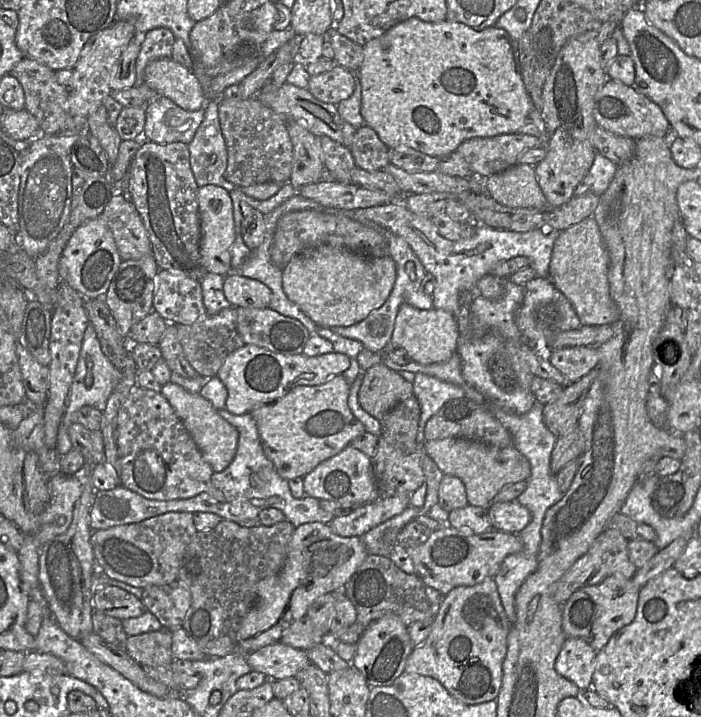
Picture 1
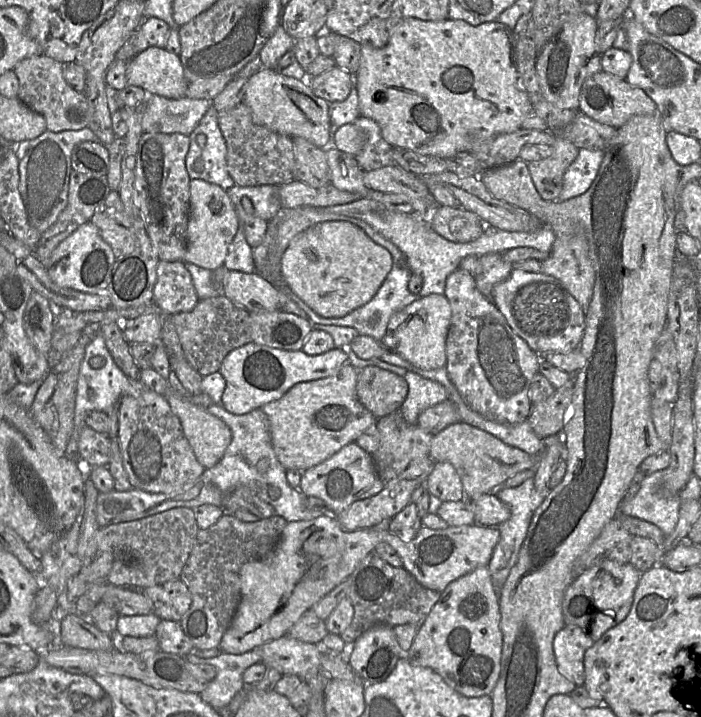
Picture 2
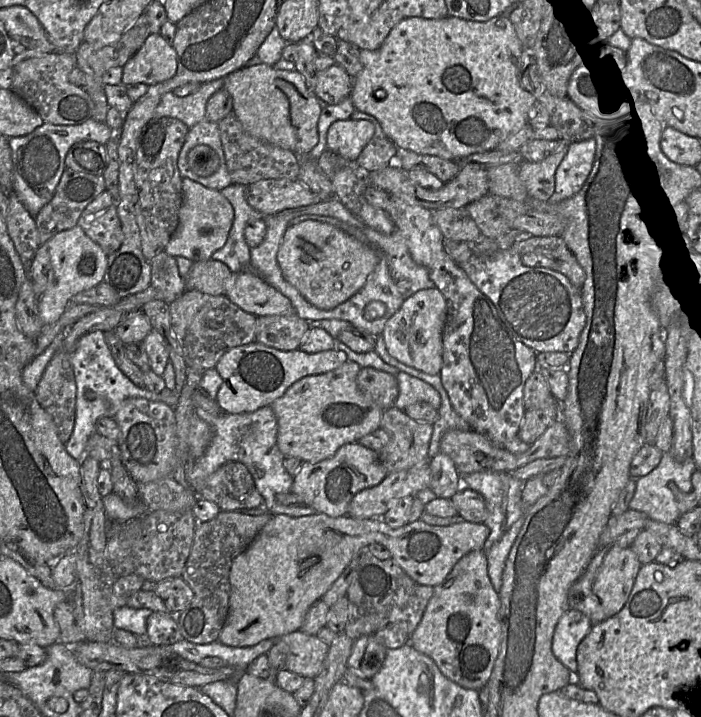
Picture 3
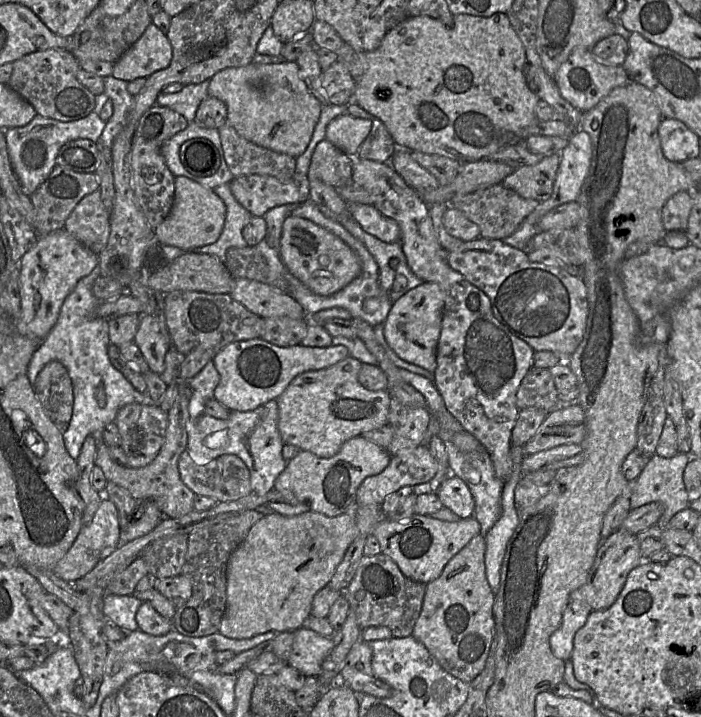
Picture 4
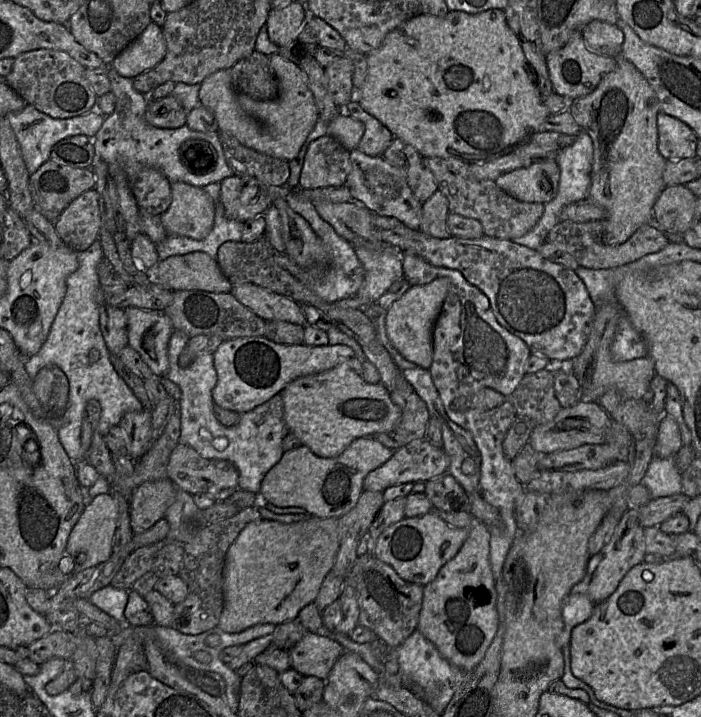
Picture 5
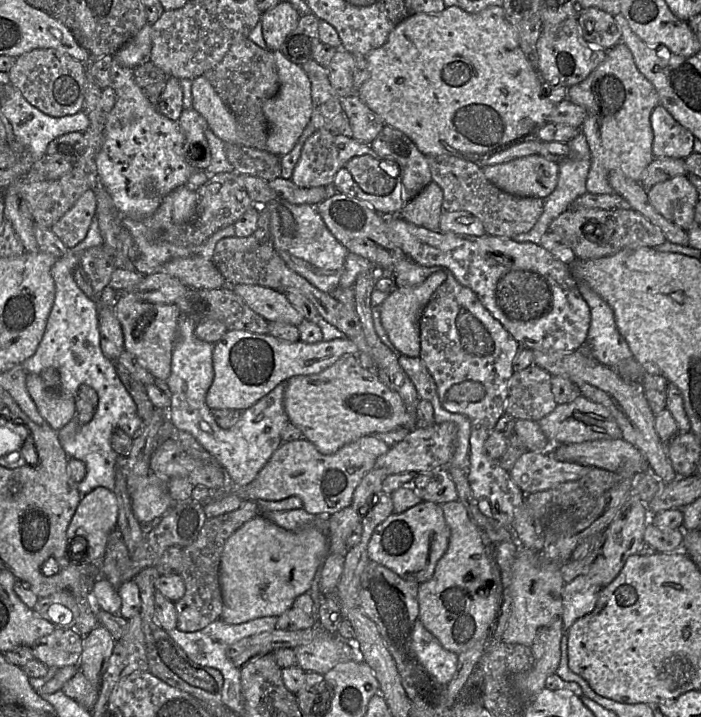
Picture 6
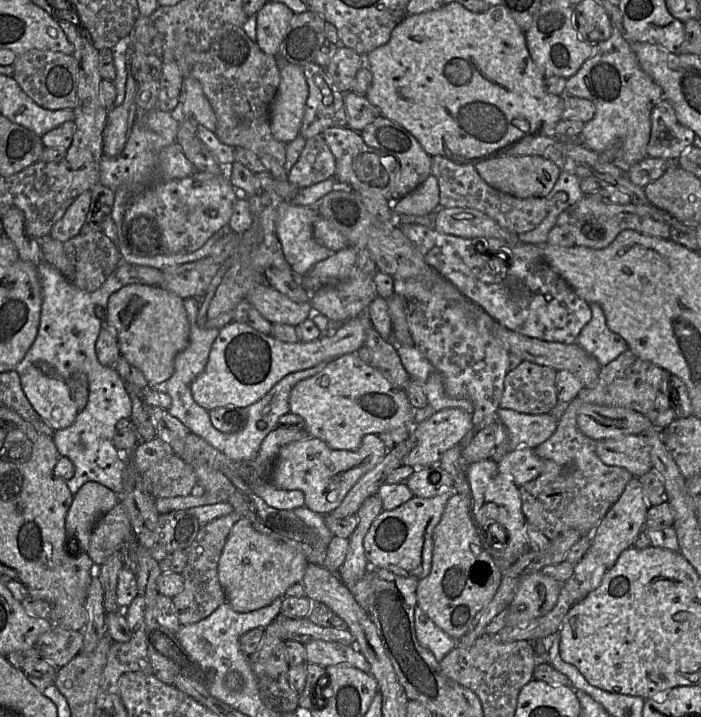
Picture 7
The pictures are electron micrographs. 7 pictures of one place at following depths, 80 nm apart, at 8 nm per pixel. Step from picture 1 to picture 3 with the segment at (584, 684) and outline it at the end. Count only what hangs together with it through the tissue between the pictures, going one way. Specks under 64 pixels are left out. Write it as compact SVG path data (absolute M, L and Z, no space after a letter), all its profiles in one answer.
M568 609L554 630L553 654L571 673L577 673L577 648L591 627L592 623L585 614Z

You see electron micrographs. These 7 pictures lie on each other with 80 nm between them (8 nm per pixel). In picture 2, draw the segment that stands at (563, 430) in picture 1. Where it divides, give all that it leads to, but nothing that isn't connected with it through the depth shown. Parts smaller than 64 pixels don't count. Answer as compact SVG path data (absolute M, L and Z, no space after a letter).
M571 376L571 381L567 385L556 390L547 400L533 405L527 420L539 437L545 439L563 433L573 391Z

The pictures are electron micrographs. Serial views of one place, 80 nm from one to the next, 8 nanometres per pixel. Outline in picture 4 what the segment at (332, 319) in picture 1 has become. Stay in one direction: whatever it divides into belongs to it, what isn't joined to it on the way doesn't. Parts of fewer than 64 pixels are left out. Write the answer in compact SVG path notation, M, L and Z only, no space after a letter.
M292 213L283 223L280 256L286 269L319 296L330 296L340 291L361 272L358 257L341 238Z

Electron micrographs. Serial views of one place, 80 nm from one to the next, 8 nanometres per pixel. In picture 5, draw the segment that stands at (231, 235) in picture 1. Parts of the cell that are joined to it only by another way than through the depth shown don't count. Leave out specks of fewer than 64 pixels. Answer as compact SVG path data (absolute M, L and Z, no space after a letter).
M185 182L171 183L171 193L171 203L161 215L165 231L196 240L206 238L214 227L213 198L204 189Z

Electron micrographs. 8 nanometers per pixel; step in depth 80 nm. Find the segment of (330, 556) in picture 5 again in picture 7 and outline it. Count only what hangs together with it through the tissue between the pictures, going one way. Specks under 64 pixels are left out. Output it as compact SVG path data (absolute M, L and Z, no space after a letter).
M241 518L231 528L221 551L218 578L232 609L246 613L285 596L290 586L302 582L308 564L302 552L260 533L247 518Z

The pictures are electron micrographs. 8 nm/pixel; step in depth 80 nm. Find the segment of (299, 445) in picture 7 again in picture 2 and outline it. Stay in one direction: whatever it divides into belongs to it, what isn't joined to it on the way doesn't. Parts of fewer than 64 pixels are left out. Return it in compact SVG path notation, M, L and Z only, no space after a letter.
M352 442L320 464L302 471L299 490L306 496L322 499L326 508L337 516L353 502L376 495L384 485L376 471L372 455Z

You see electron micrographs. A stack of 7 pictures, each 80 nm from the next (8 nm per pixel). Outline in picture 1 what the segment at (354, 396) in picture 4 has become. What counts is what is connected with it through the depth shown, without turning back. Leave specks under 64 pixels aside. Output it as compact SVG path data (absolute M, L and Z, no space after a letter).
M338 375L321 385L295 386L278 401L250 412L256 422L264 454L283 479L303 478L365 432L364 425L348 406L350 387L344 376Z

